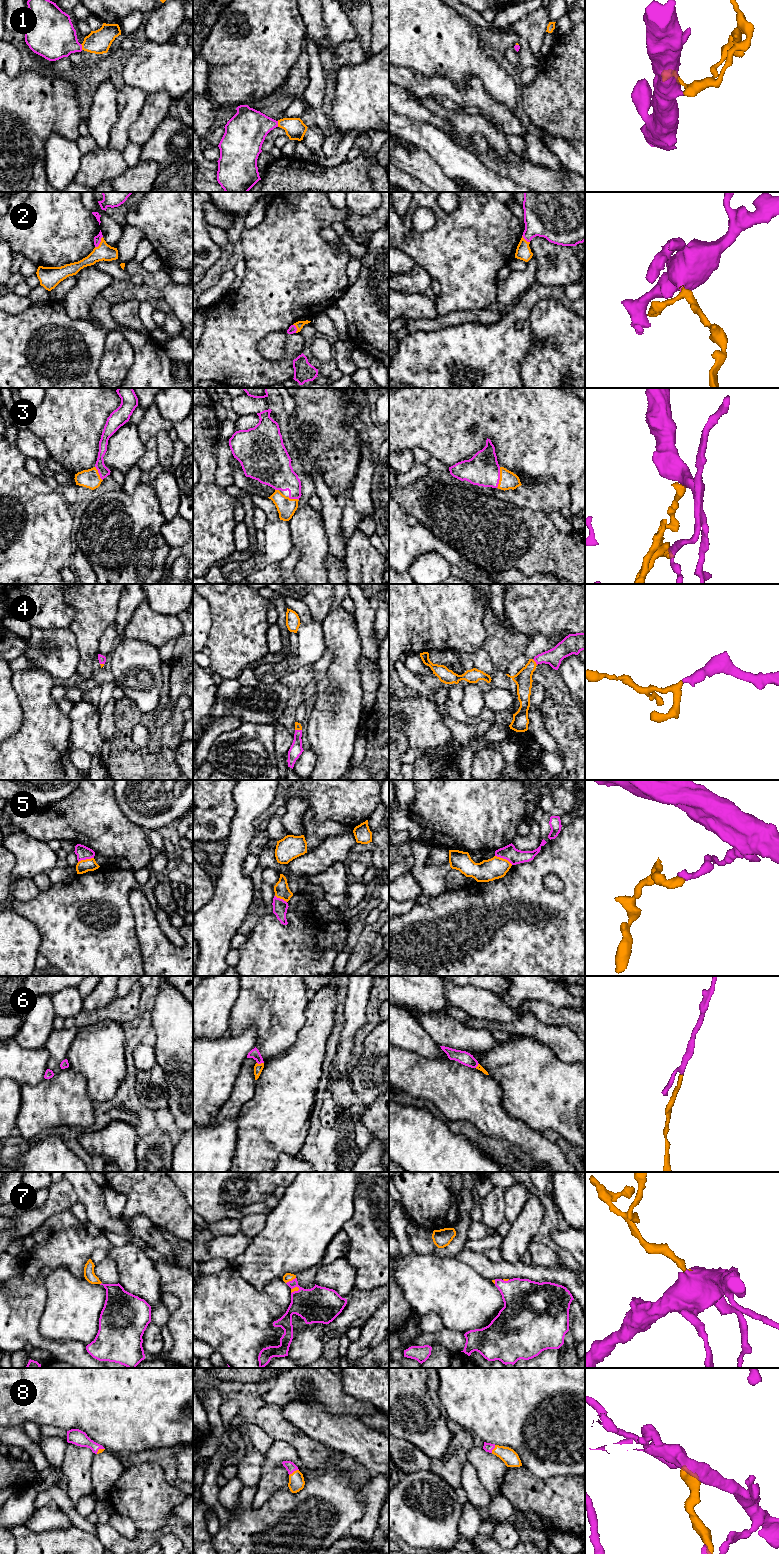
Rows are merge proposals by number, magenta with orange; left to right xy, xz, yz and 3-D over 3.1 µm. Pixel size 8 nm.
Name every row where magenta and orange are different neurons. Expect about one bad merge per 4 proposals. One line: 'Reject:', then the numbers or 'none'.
Reject: 5

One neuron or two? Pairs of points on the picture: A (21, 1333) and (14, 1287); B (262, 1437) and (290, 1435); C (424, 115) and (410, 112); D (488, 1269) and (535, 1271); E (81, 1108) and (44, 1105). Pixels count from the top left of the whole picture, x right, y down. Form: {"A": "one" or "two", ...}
{"A": "one", "B": "two", "C": "one", "D": "one", "E": "one"}

